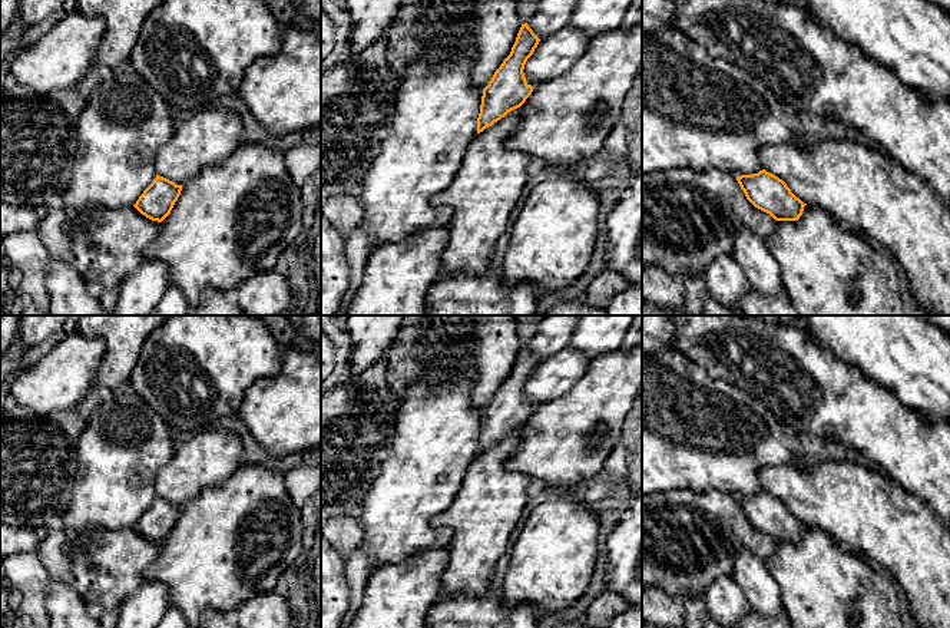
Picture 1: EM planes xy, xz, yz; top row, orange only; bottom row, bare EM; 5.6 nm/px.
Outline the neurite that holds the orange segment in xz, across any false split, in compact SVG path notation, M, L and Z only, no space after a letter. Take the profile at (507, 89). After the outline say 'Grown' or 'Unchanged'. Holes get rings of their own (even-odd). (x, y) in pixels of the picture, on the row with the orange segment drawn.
M522 24L510 54L483 89L477 133L520 108L532 95L533 86L526 82L523 69L539 42L529 24Z. Unchanged

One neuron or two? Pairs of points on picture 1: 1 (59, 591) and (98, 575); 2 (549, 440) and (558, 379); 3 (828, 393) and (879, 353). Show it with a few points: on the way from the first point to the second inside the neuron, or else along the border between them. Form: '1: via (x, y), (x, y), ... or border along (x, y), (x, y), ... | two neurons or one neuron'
1: border along (52, 578), (69, 584), (95, 610) | two neurons
2: border along (581, 377), (560, 396), (538, 403), (533, 407) | two neurons
3: border along (830, 350), (887, 387) | two neurons

